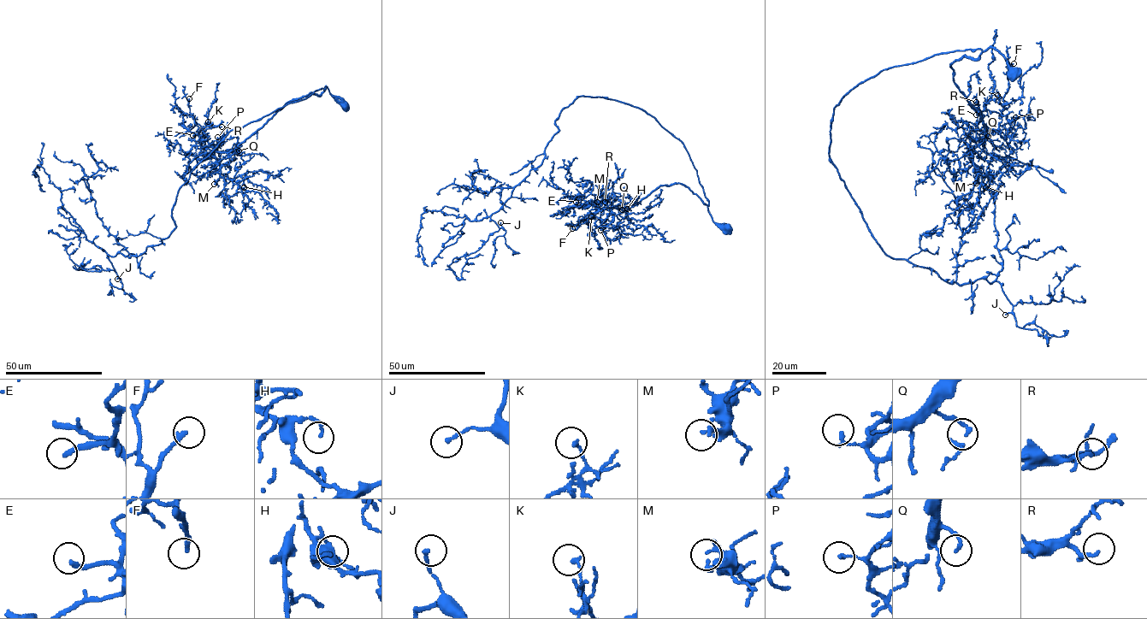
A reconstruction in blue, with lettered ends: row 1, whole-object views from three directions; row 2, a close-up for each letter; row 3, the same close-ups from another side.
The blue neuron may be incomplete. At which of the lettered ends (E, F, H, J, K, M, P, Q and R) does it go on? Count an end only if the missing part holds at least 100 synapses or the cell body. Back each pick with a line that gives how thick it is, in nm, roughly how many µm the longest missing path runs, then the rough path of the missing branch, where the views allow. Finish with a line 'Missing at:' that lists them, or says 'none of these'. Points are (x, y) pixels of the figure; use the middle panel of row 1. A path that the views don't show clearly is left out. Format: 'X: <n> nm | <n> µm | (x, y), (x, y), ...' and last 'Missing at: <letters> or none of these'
E: 240 nm | 45 µm | (576, 202), (574, 197), (569, 197), (557, 204), (551, 201), (551, 196), (548, 202), (541, 200)
M: 240 nm | 30 µm | (597, 202), (594, 191), (589, 189), (588, 181), (582, 179), (575, 166)
Missing at: E, M

